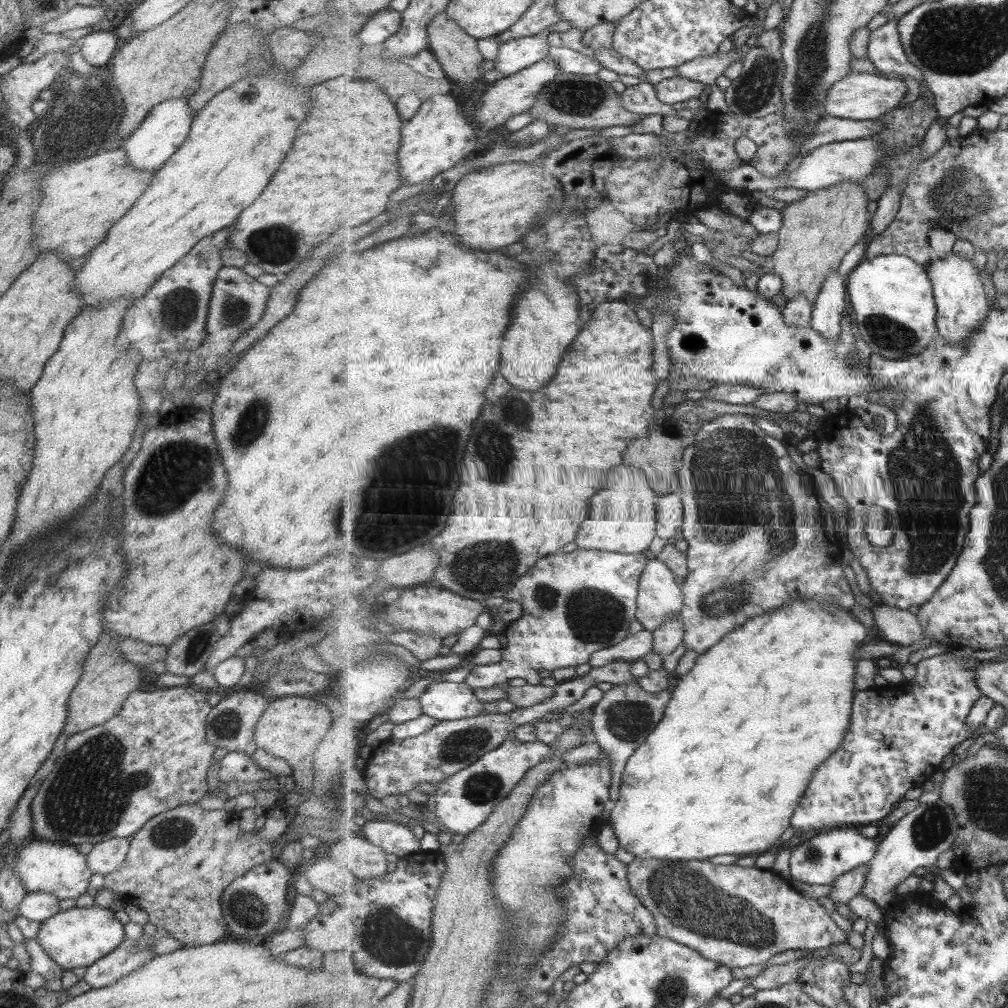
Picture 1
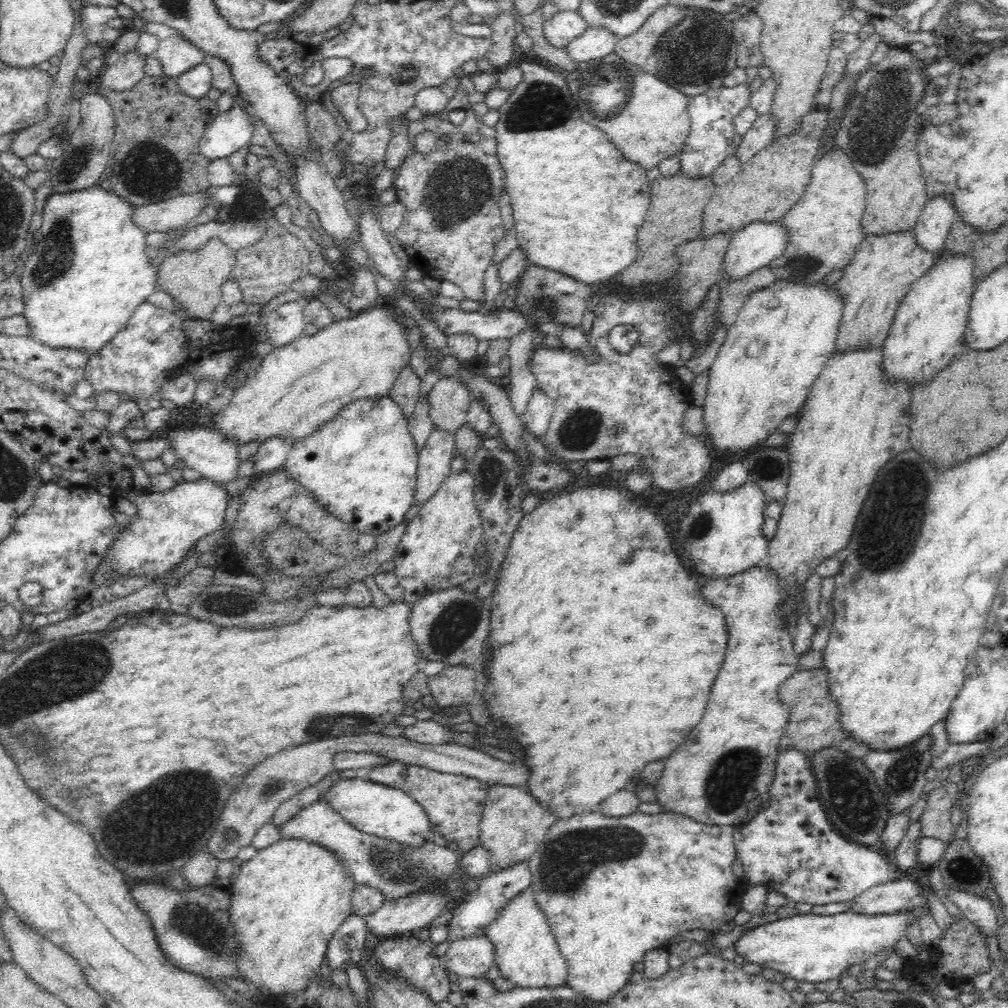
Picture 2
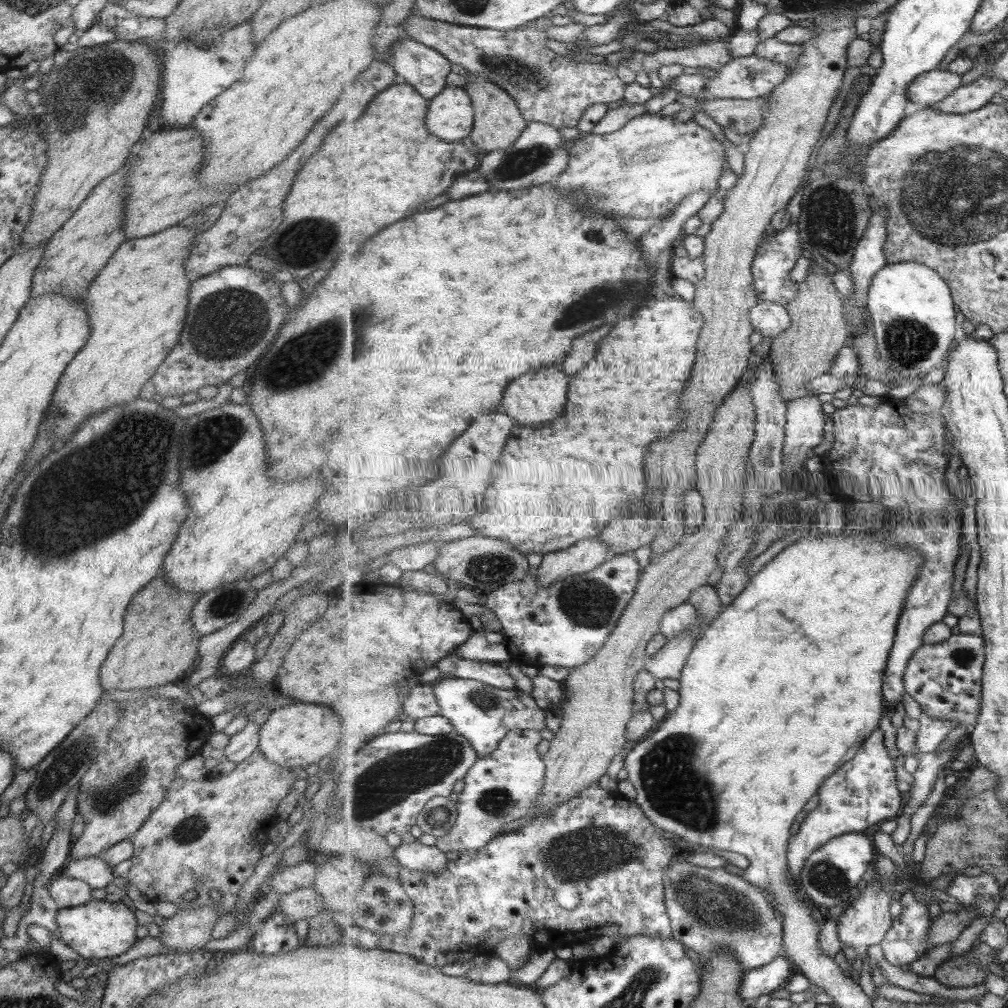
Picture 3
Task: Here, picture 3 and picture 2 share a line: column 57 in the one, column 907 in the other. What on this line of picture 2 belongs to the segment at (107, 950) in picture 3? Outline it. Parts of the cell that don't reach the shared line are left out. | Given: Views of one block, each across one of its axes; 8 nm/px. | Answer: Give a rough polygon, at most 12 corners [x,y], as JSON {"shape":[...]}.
{"shape":[[928,900],[798,913],[746,931],[745,962],[826,982],[893,950]]}

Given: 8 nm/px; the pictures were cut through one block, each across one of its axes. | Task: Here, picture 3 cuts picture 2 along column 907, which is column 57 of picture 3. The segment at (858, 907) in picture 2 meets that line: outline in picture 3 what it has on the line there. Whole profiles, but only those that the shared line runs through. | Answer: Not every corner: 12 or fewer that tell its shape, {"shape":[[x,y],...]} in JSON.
{"shape":[[64,875],[51,881],[49,897],[58,908],[92,899],[89,884]]}

